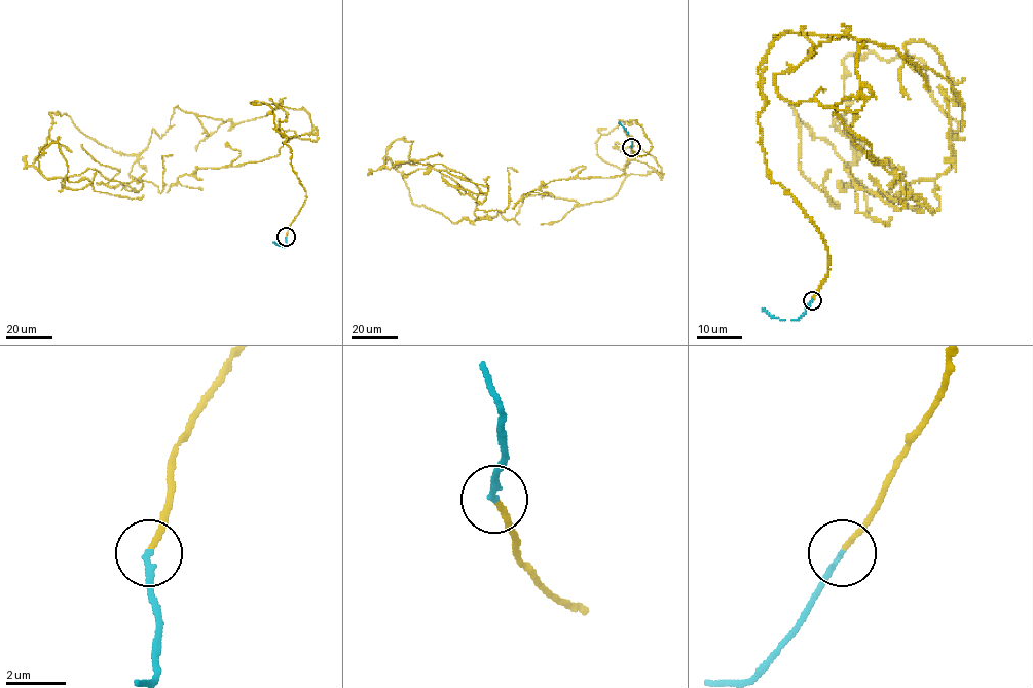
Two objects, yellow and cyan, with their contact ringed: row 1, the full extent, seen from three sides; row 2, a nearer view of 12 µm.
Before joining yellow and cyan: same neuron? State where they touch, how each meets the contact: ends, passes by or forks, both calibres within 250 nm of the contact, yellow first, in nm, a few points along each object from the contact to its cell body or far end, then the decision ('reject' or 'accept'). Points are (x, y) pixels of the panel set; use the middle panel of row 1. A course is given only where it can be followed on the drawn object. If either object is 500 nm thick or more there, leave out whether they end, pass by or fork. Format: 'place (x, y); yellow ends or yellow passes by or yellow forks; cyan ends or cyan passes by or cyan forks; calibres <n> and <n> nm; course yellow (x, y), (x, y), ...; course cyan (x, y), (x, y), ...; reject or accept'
place (631, 147); yellow ends; cyan ends; calibres 170 and 200 nm; course yellow (631, 147), (635, 120), (596, 142), (611, 197), (455, 223), (378, 169), (397, 139), (442, 156); course cyan (631, 147), (628, 132), (618, 122); accept

